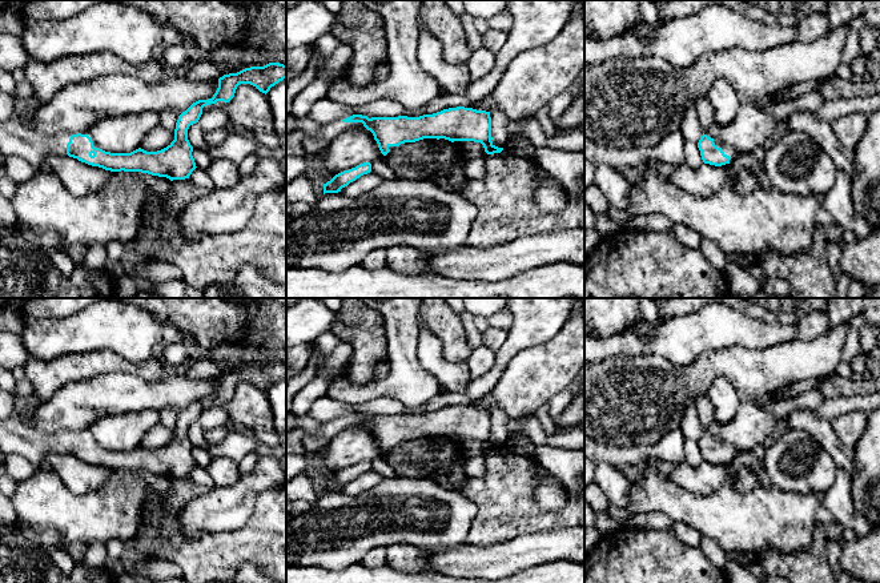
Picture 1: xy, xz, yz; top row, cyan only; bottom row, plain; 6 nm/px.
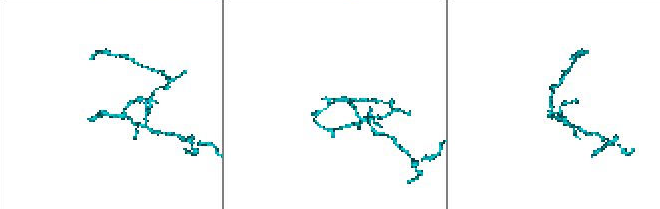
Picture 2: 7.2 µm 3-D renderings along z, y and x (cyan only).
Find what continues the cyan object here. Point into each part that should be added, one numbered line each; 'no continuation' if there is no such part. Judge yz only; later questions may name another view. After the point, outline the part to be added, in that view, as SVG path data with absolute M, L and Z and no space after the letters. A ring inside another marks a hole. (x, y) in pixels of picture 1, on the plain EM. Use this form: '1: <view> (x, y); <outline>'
1: yz (727, 447); M714 438L714 441L715 441L715 443L718 446L722 446L723 447L724 453L727 453L727 454L731 455L730 461L726 462L726 463L722 463L722 465L730 465L734 461L734 458L735 458L735 454L736 454L735 449L730 443L722 442L718 438Z

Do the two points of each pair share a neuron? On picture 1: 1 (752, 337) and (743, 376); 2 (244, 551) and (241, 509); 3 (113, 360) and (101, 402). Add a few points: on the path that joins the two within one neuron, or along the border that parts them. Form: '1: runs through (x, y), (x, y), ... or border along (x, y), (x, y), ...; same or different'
1: border along (780, 342), (760, 349), (728, 346), (719, 352); different
2: border along (257, 498), (253, 513), (244, 526), (212, 533); different
3: border along (140, 377), (132, 373), (101, 373), (80, 382); different

